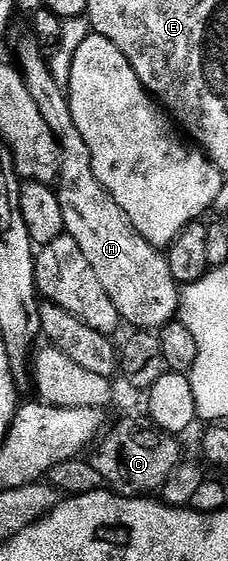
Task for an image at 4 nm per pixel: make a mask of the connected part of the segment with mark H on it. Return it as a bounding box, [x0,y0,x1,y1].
[19,40,181,332]

